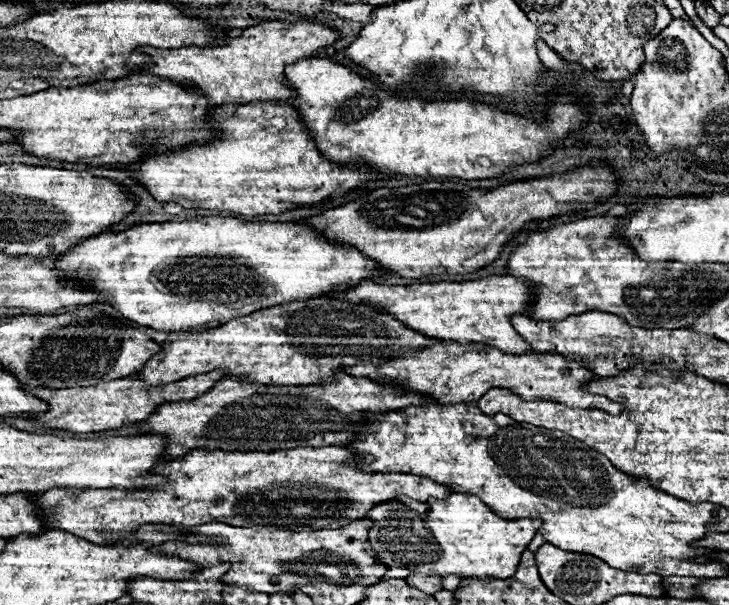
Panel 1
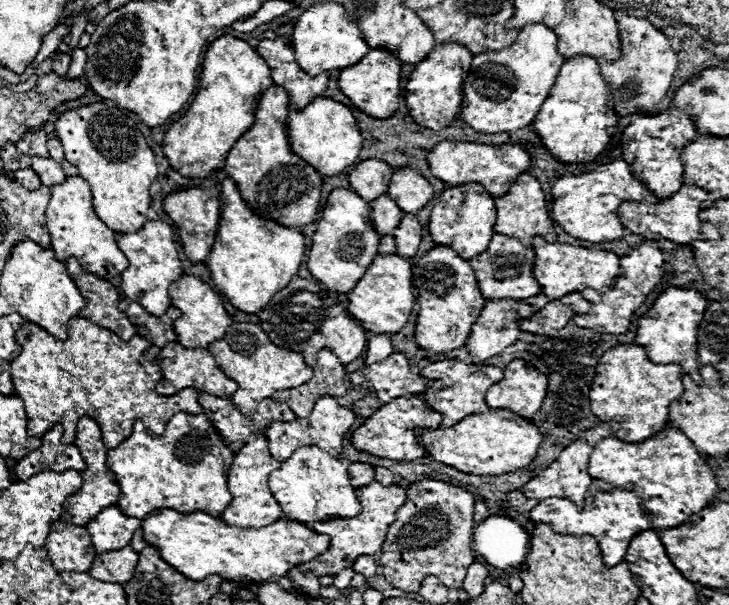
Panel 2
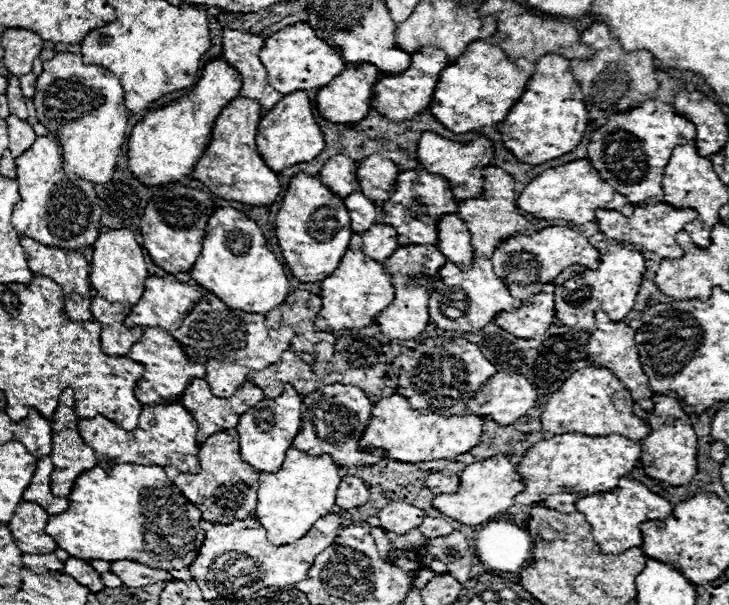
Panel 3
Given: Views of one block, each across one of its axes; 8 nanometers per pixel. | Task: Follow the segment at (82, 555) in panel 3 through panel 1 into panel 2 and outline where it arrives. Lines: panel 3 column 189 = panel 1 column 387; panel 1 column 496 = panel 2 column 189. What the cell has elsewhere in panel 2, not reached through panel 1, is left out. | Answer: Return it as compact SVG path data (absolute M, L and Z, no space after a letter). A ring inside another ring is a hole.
M160 508L142 522L144 540L160 550L164 562L180 570L190 580L204 580L210 574L218 574L224 580L246 582L276 582L280 576L304 564L330 548L330 536L310 530L296 520L276 520L262 528L236 528L228 526L220 518L204 512L182 514L172 508Z

